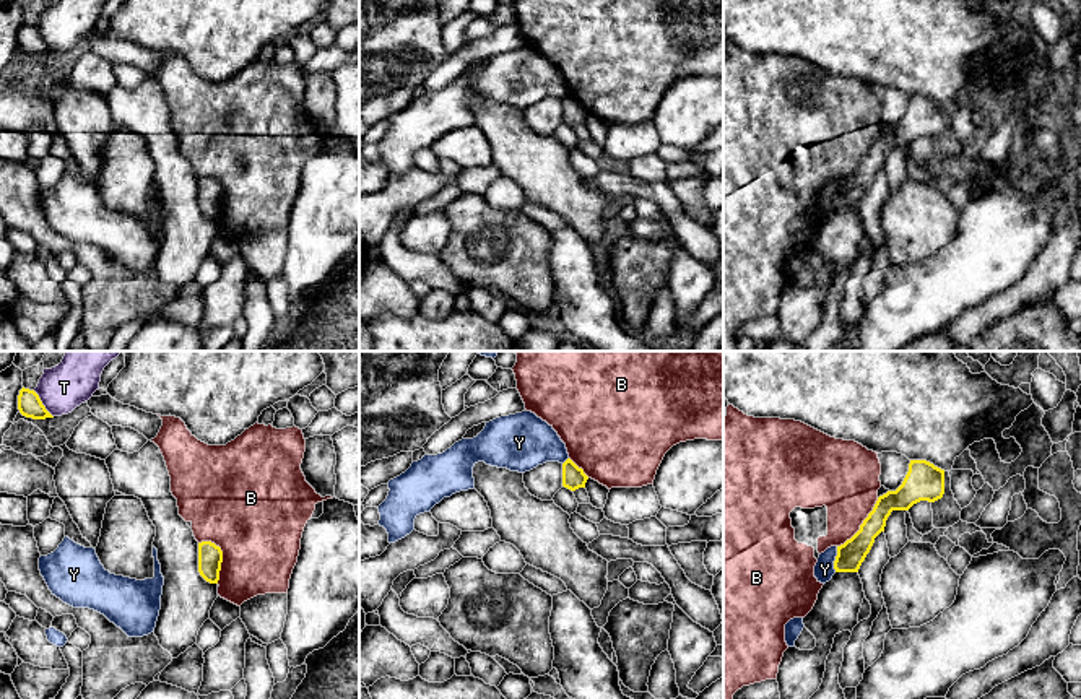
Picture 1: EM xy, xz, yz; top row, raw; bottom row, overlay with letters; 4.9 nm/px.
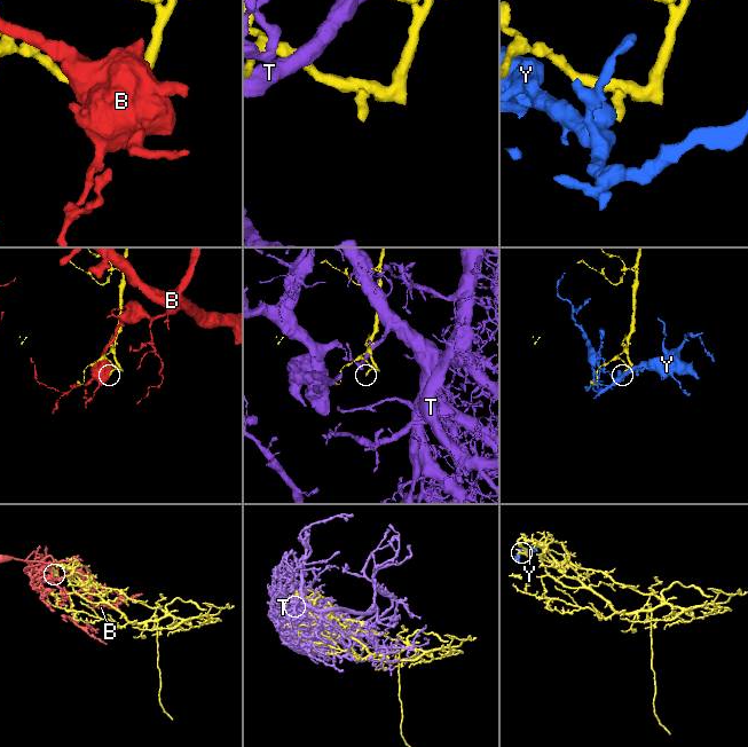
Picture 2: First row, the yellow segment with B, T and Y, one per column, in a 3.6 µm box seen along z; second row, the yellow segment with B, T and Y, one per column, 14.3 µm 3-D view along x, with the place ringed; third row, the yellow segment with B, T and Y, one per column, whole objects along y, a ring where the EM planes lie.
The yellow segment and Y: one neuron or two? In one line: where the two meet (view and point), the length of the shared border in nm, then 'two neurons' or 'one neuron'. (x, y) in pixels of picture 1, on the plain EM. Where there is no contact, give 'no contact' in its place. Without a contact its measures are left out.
yz (836, 195) | 130 nm | two neurons

